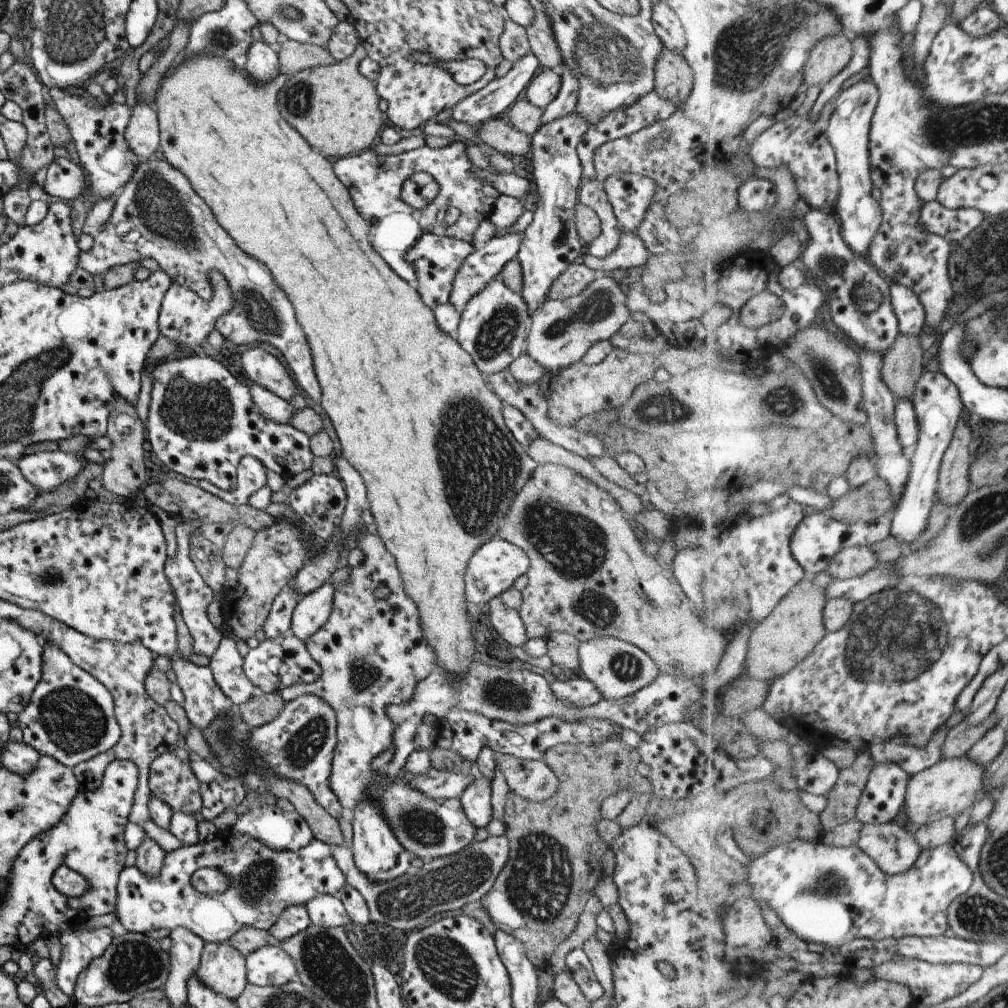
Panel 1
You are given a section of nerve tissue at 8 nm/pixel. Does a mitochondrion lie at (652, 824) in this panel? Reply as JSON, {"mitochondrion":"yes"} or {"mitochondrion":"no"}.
{"mitochondrion":"no"}

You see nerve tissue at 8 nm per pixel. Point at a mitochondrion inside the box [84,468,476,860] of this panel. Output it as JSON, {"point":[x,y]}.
{"point":[299,752]}

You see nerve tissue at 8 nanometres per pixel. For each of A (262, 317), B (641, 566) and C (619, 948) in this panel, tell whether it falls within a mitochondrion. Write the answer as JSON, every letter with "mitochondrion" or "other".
{"A":"mitochondrion","B":"other","C":"other"}

